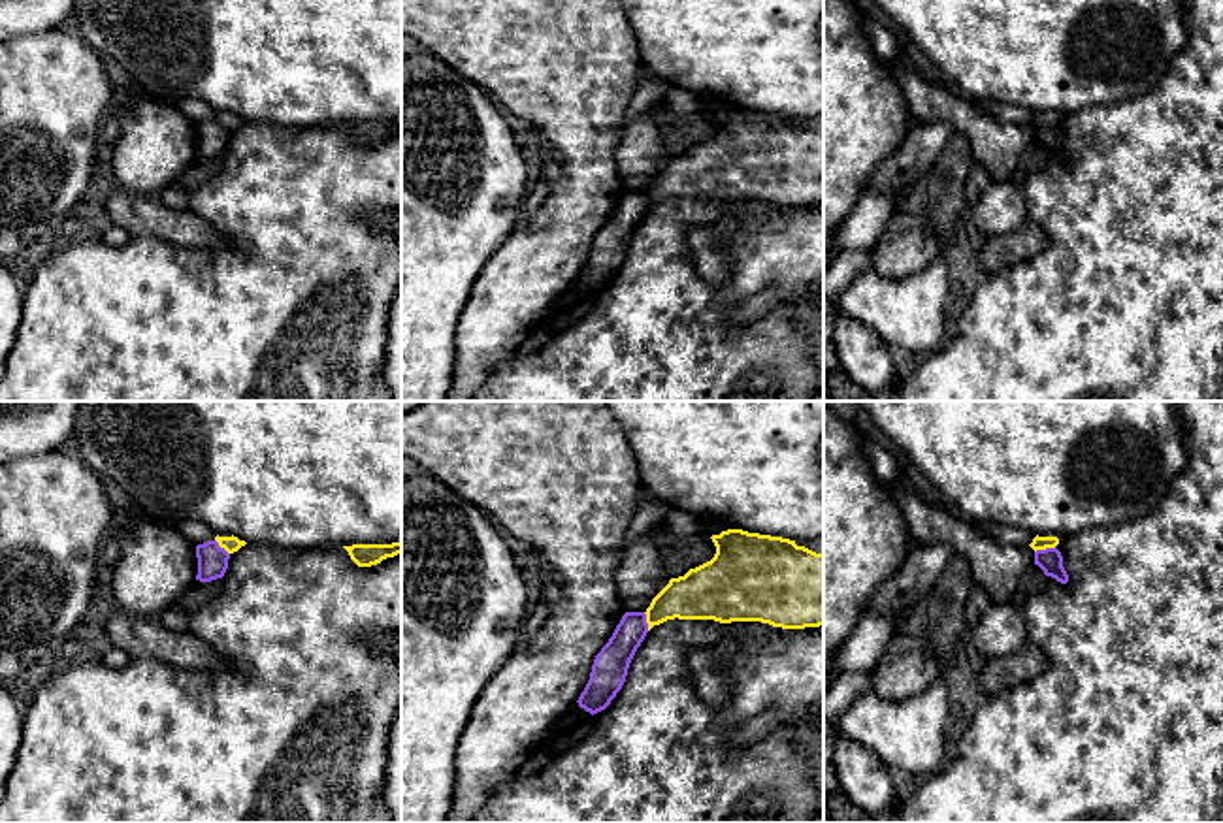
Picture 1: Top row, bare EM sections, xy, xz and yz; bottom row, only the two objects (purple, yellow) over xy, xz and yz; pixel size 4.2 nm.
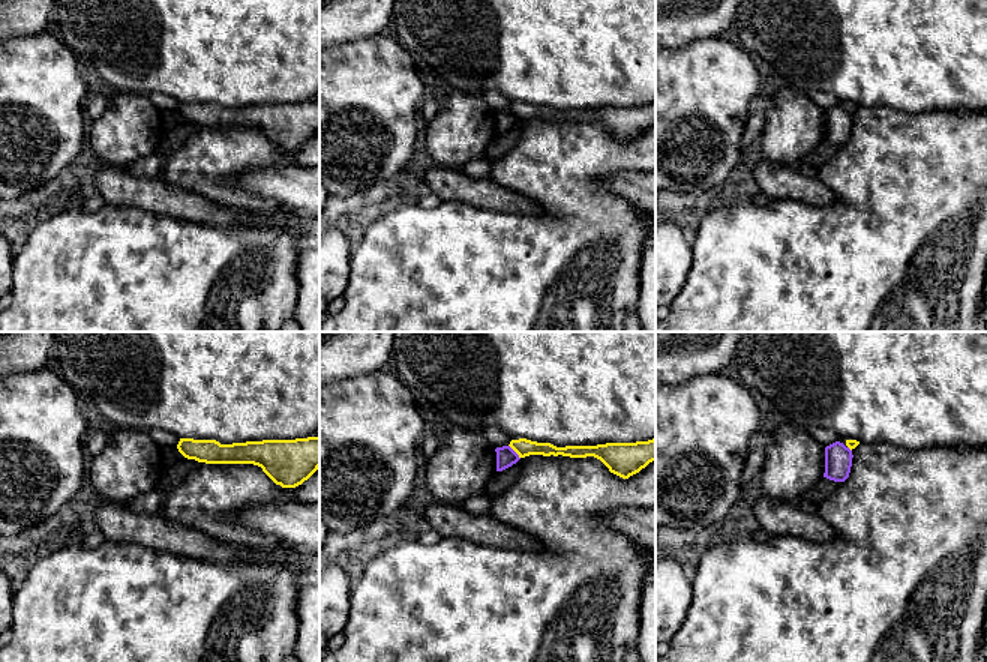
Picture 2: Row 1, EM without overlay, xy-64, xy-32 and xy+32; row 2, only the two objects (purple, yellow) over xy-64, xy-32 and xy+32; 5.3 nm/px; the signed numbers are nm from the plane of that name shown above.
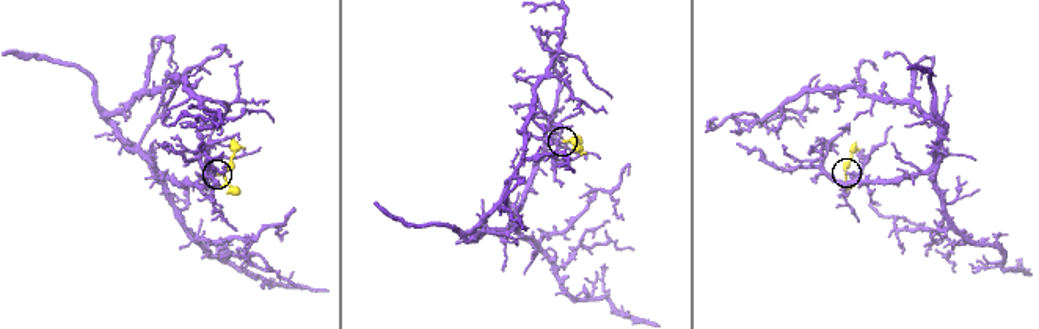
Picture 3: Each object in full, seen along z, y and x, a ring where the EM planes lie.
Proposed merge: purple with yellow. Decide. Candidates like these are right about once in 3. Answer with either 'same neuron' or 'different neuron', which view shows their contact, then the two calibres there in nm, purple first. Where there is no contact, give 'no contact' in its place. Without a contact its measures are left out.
different neuron | yz | 110/60 nm

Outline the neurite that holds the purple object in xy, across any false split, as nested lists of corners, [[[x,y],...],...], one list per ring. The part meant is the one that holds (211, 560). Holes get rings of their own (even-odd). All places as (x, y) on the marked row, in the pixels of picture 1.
[[[207,541],[196,546],[198,574],[196,580],[211,582],[222,578],[228,569],[230,554],[217,541]]]

